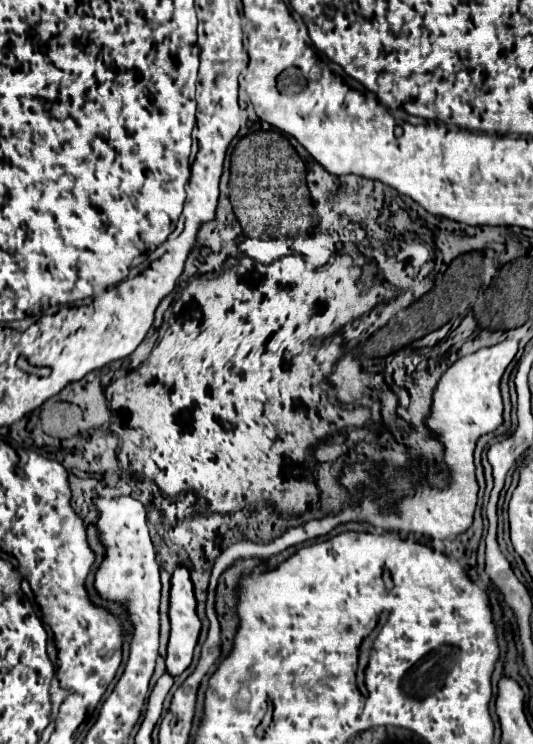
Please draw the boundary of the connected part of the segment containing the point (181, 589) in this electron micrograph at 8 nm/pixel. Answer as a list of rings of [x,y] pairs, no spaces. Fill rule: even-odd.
[[[180,566],[172,574],[172,590],[170,590],[170,642],[168,642],[168,656],[166,656],[166,672],[170,676],[180,676],[192,662],[194,648],[198,644],[200,636],[200,618],[196,614],[196,598],[194,598],[194,586],[188,574],[186,566]]]

